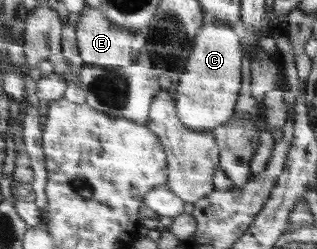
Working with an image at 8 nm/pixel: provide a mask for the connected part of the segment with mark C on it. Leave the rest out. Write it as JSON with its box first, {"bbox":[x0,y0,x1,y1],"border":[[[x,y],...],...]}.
{"bbox":[176,23,243,131],"border":[[[227,23],[205,24],[197,32],[187,67],[177,84],[176,105],[180,121],[189,129],[205,131],[220,127],[229,121],[239,96],[243,80],[243,52],[241,40]]]}

